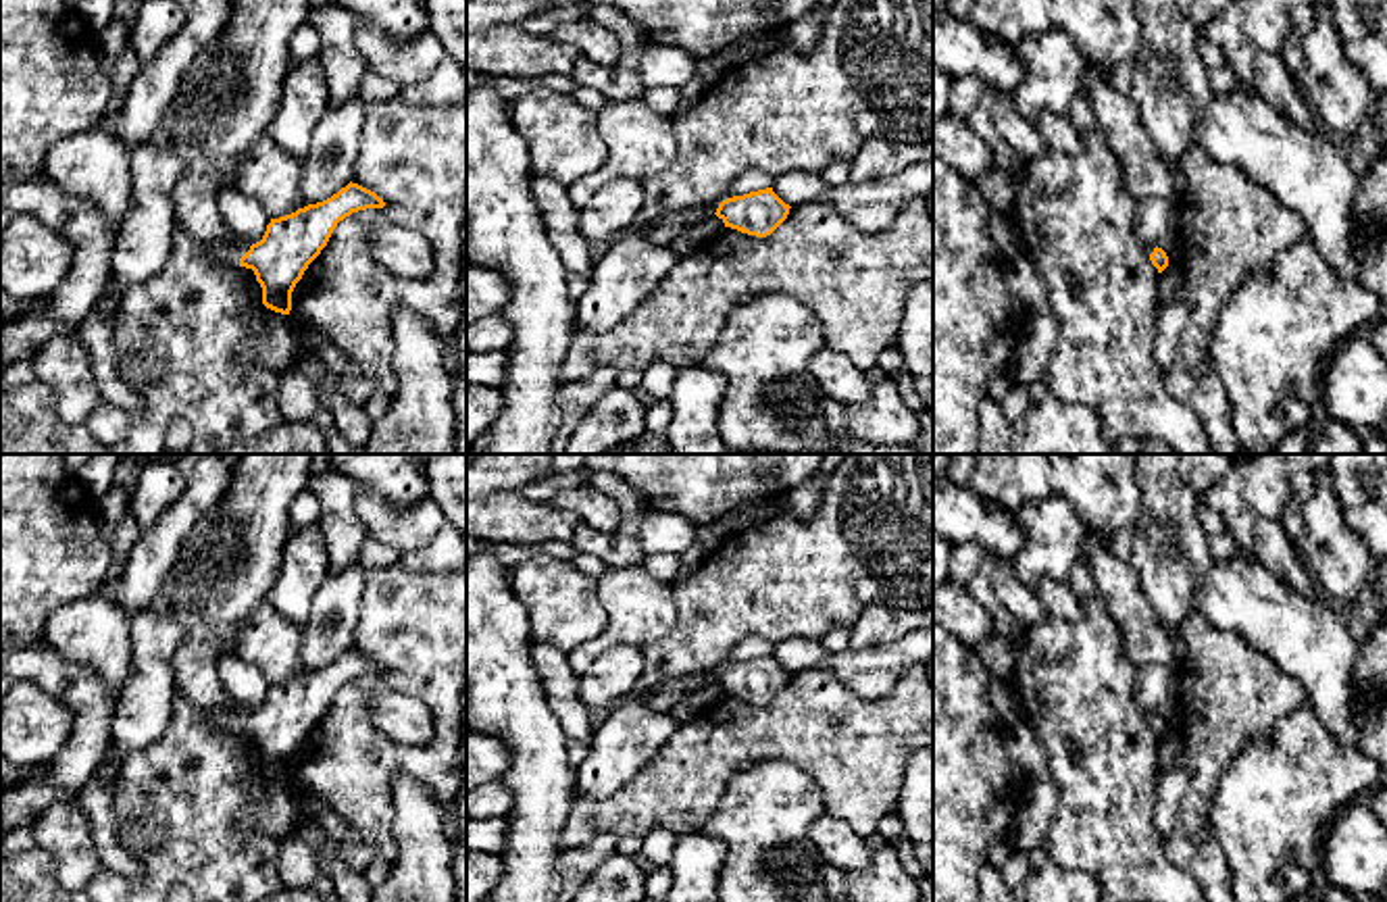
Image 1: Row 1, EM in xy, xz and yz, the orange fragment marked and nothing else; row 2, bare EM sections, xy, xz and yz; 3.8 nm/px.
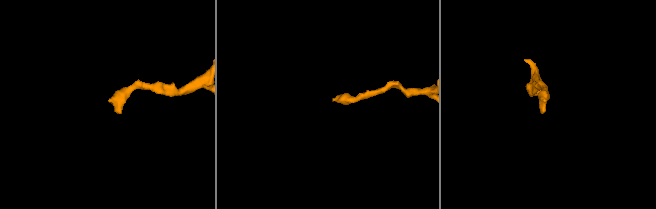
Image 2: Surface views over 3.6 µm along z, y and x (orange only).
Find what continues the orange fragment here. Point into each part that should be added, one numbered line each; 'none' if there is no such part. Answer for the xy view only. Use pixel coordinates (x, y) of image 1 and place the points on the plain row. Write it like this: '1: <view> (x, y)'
1: xy (230, 721)

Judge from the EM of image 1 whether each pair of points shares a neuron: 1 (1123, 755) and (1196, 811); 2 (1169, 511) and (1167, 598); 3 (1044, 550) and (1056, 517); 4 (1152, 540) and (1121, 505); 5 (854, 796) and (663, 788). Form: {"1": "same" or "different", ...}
{"1": "different", "2": "same", "3": "same", "4": "different", "5": "same"}

